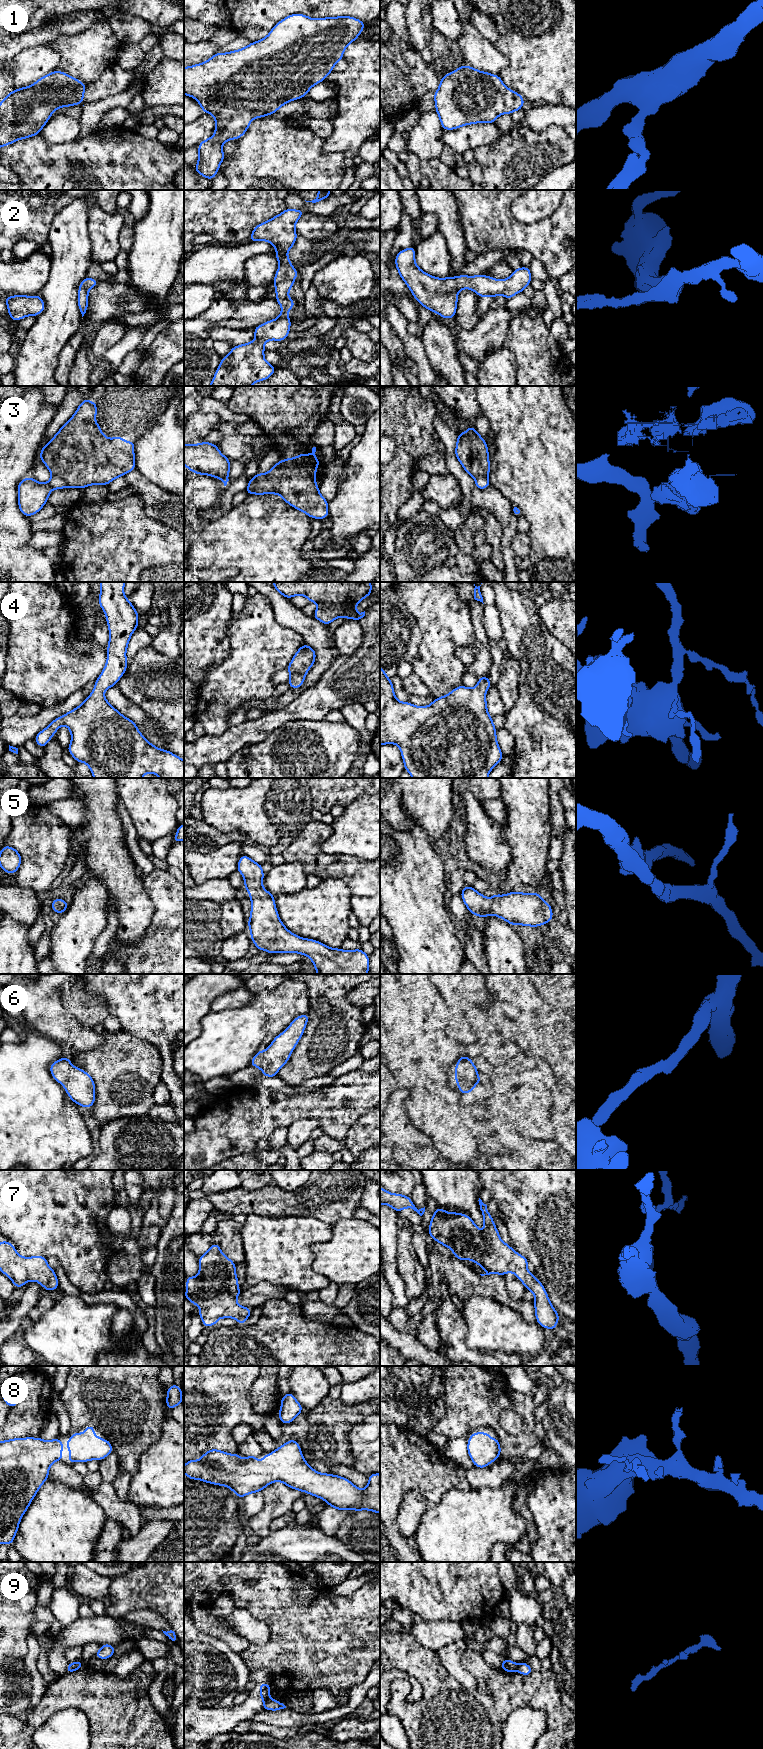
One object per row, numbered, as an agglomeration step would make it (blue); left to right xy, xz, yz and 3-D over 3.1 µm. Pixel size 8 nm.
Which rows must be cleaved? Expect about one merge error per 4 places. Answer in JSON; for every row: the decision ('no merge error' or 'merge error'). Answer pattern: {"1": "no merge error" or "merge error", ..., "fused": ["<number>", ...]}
{"1": "no merge error", "2": "no merge error", "3": "merge error", "4": "no merge error", "5": "no merge error", "6": "no merge error", "7": "no merge error", "8": "no merge error", "9": "merge error", "fused": ["3", "9"]}

